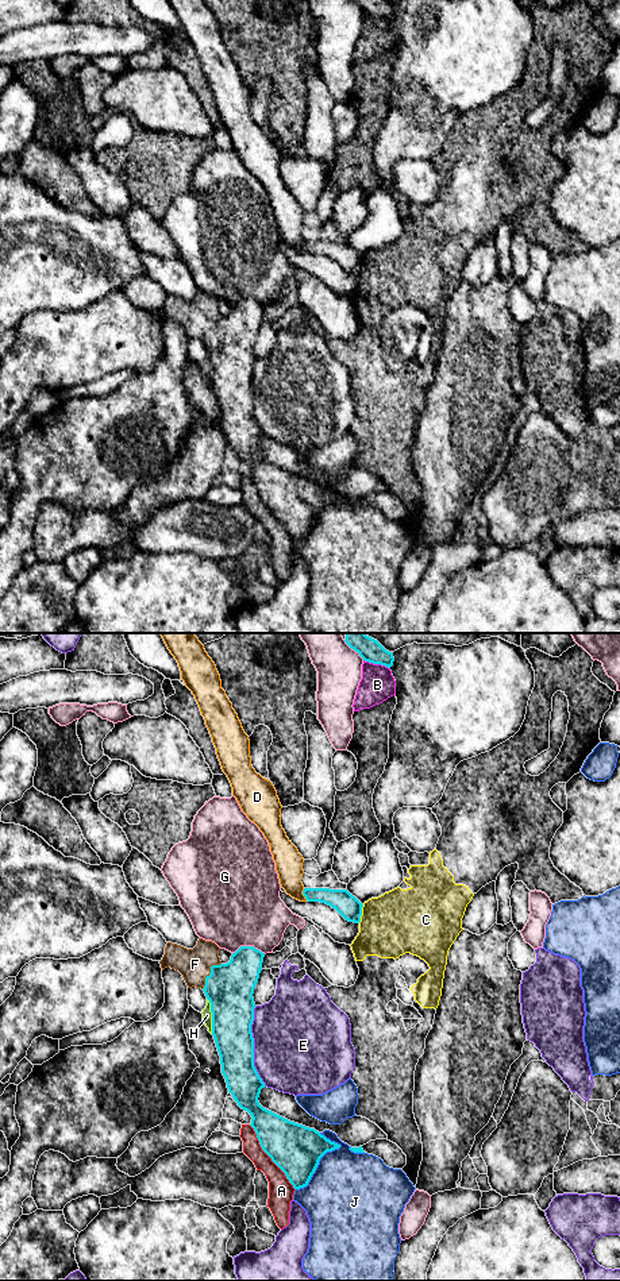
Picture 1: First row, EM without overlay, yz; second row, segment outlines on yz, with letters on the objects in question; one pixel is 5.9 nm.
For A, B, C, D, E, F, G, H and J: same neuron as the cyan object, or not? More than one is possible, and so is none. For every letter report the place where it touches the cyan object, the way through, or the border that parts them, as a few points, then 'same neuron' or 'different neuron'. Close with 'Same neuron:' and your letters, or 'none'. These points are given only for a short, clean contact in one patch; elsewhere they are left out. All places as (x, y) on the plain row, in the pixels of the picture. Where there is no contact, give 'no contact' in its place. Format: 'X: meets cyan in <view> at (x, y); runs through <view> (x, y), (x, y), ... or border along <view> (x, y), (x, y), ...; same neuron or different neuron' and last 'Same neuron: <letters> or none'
A: meets cyan in yz at (269, 508); different neuron
B: meets cyan in yz at (377, 15); different neuron
C: meets cyan in yz at (361, 266); border along yz (364, 257), (358, 274); different neuron
D: meets cyan in yz at (303, 246); different neuron
E: meets cyan in yz at (253, 398); different neuron
F: meets cyan in yz at (210, 325); runs through yz (230, 339), (210, 325), (195, 316); same neuron
G: meets cyan in yz at (249, 298); different neuron
H: meets cyan in yz at (212, 367); different neuron
J: meets cyan in yz at (316, 519); different neuron
Same neuron: F

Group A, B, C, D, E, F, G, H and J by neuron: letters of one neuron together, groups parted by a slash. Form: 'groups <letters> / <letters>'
groups A / B / C / D / E / F / G / H / J

